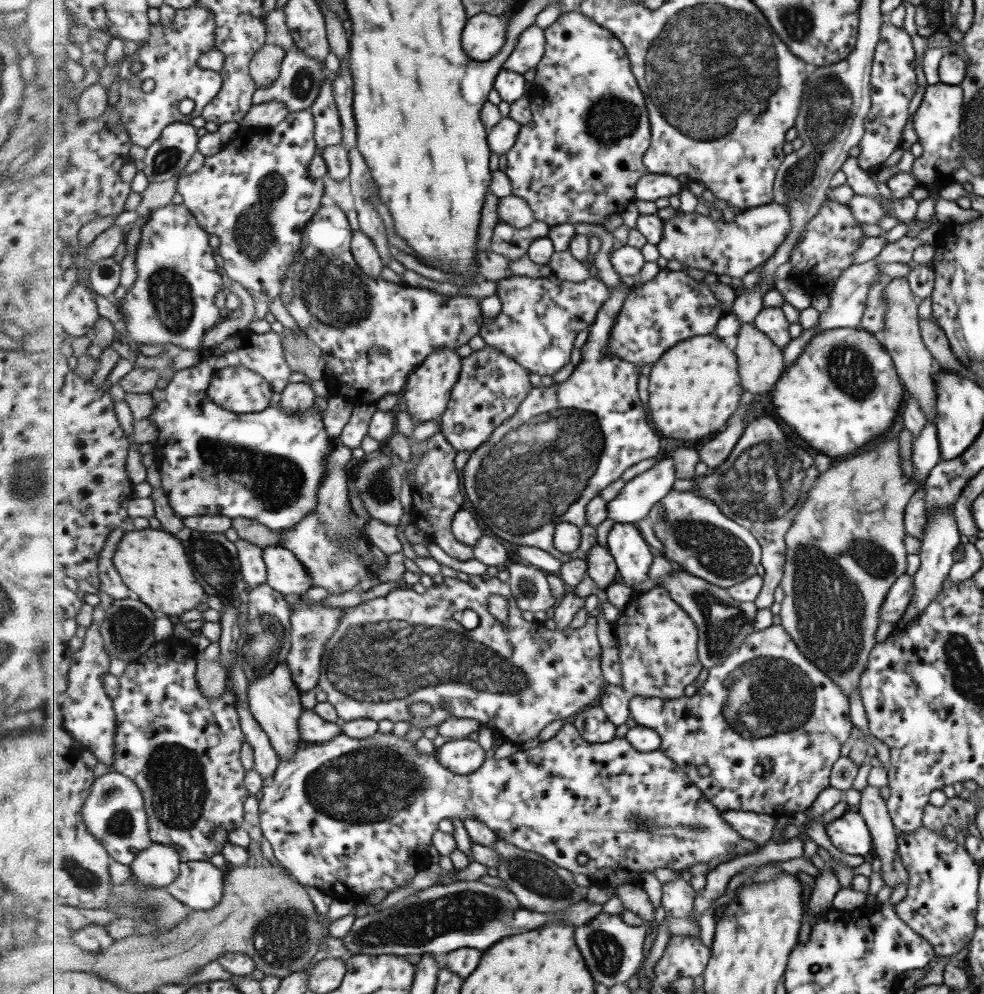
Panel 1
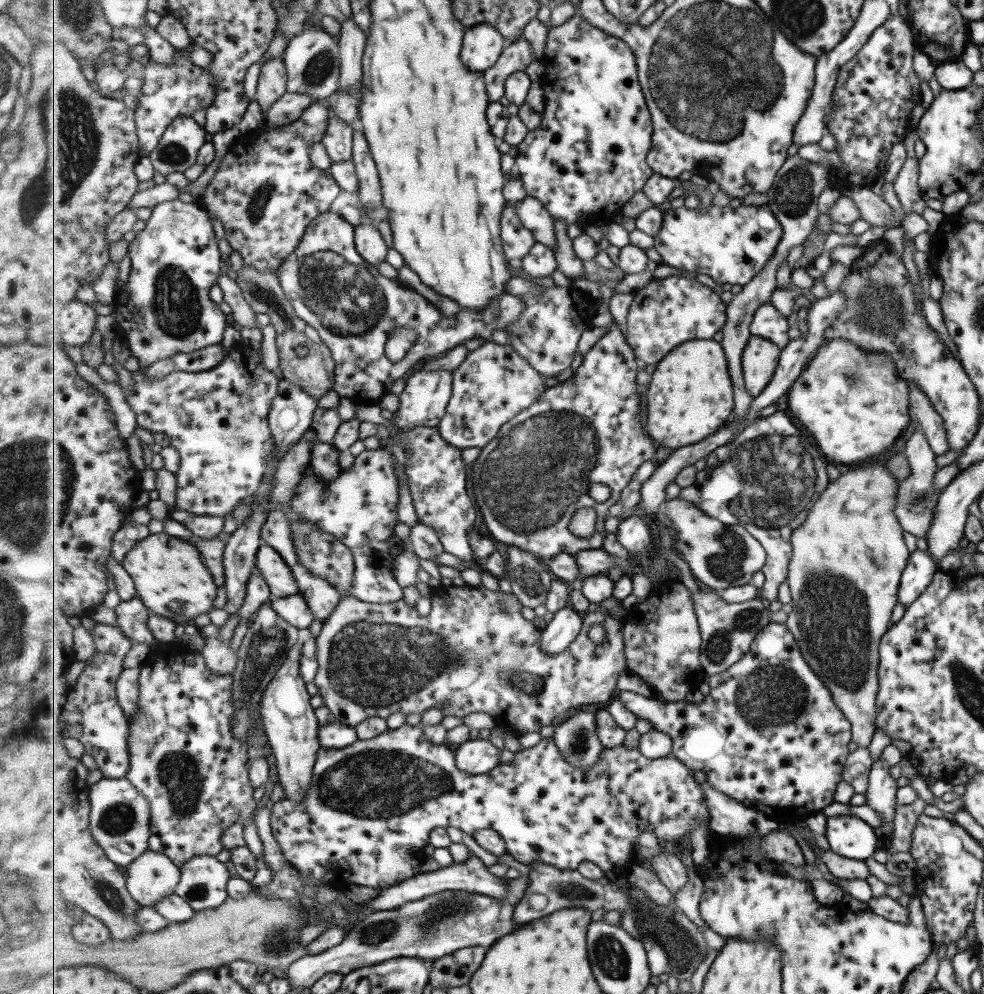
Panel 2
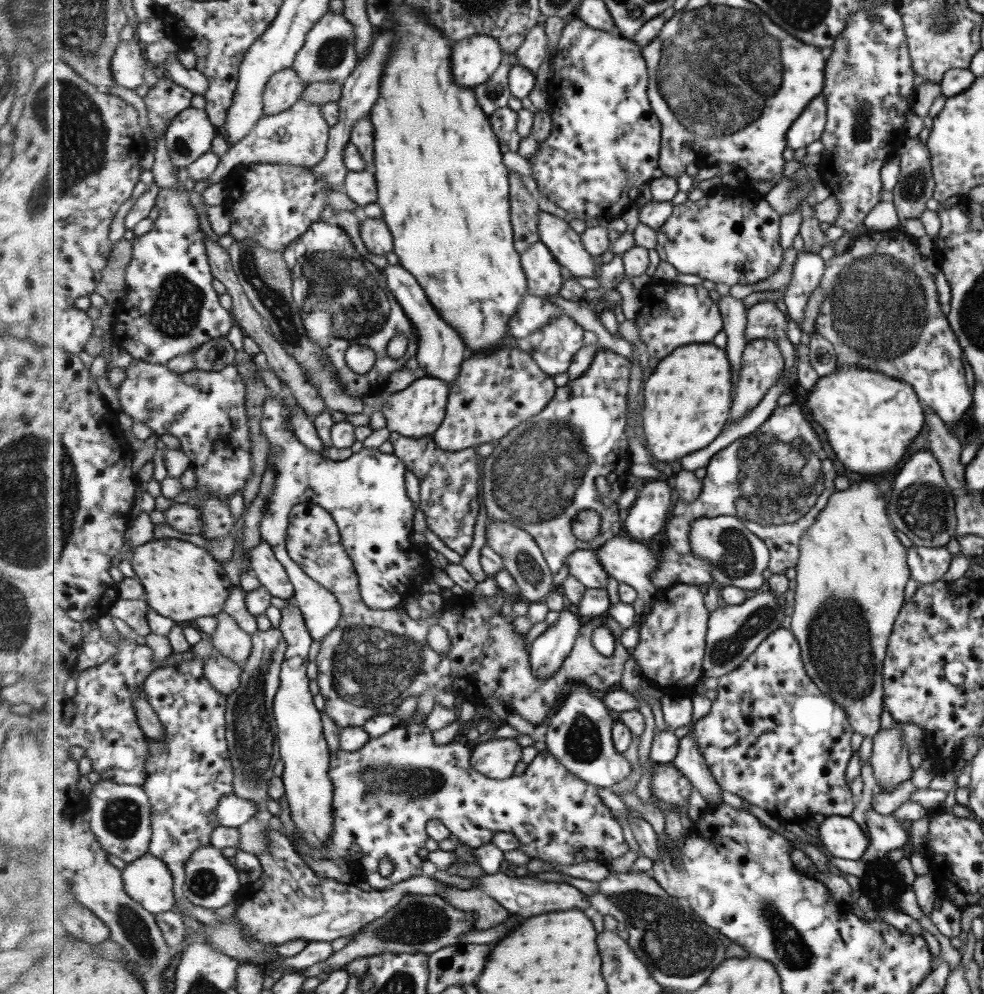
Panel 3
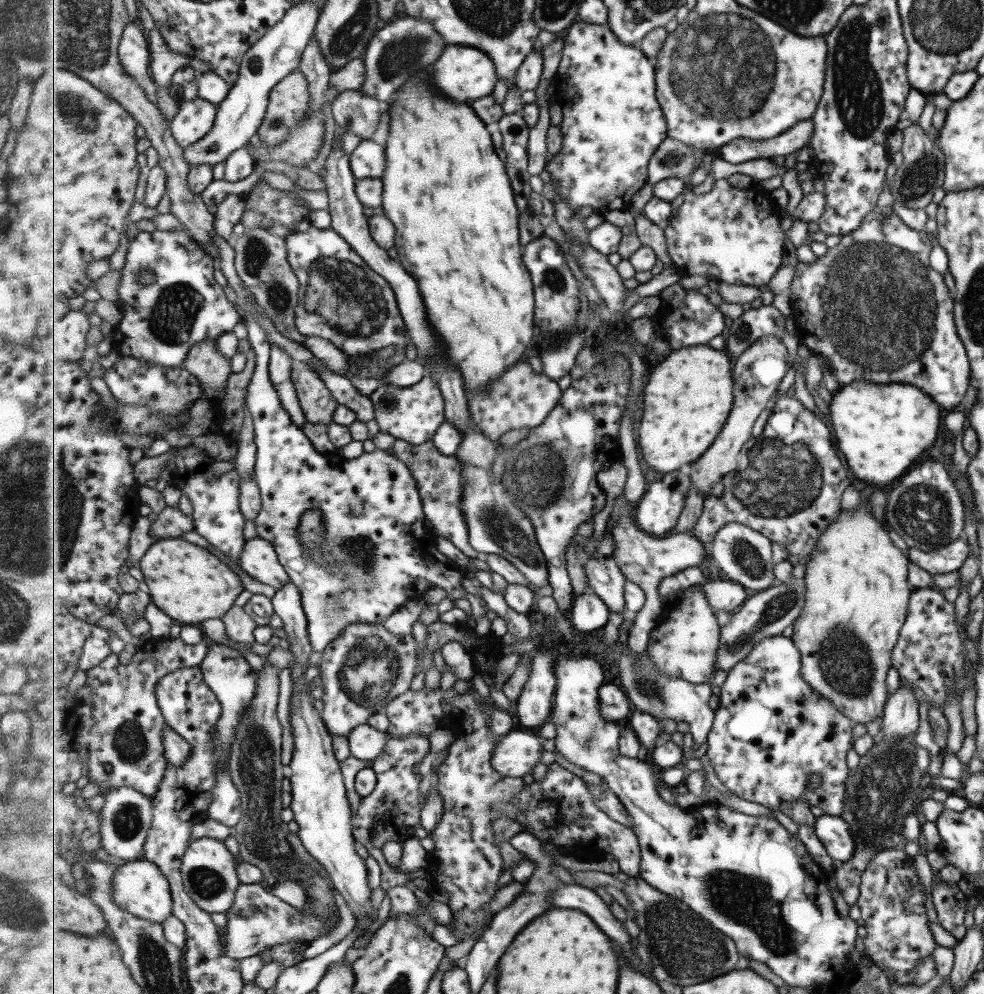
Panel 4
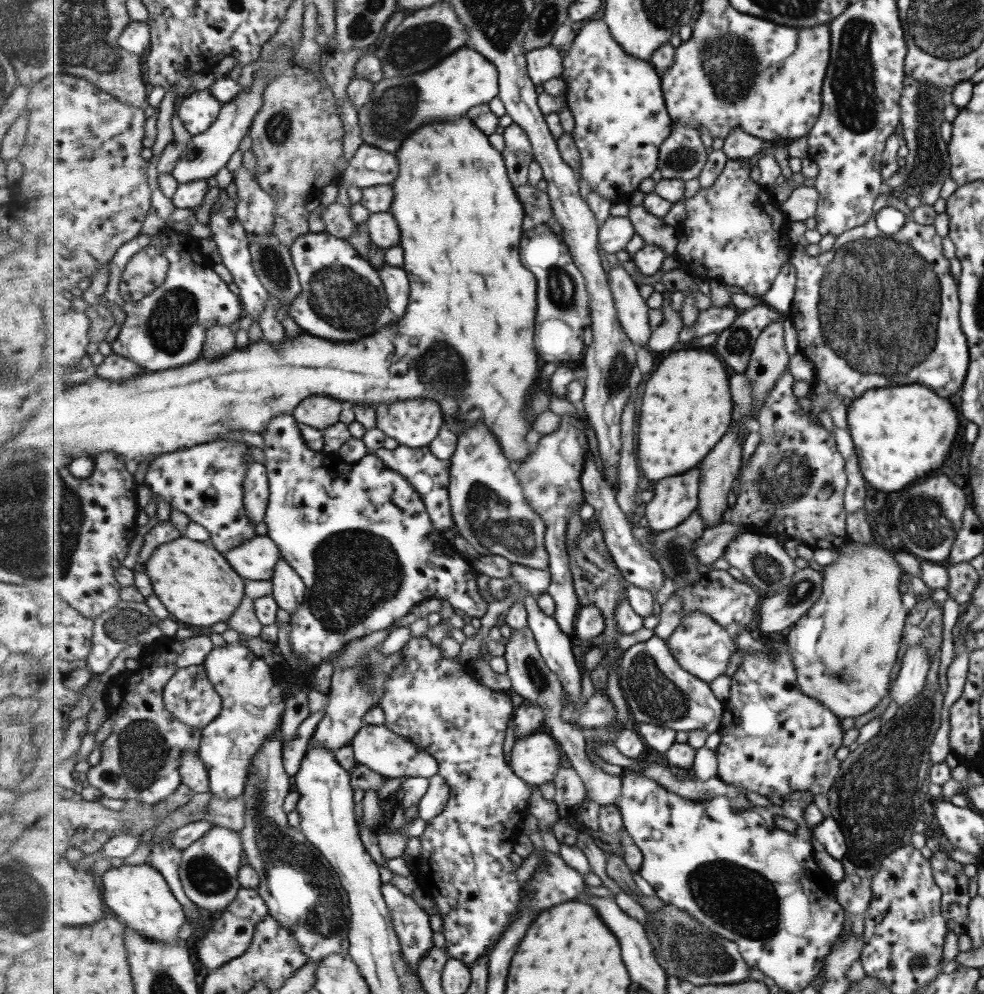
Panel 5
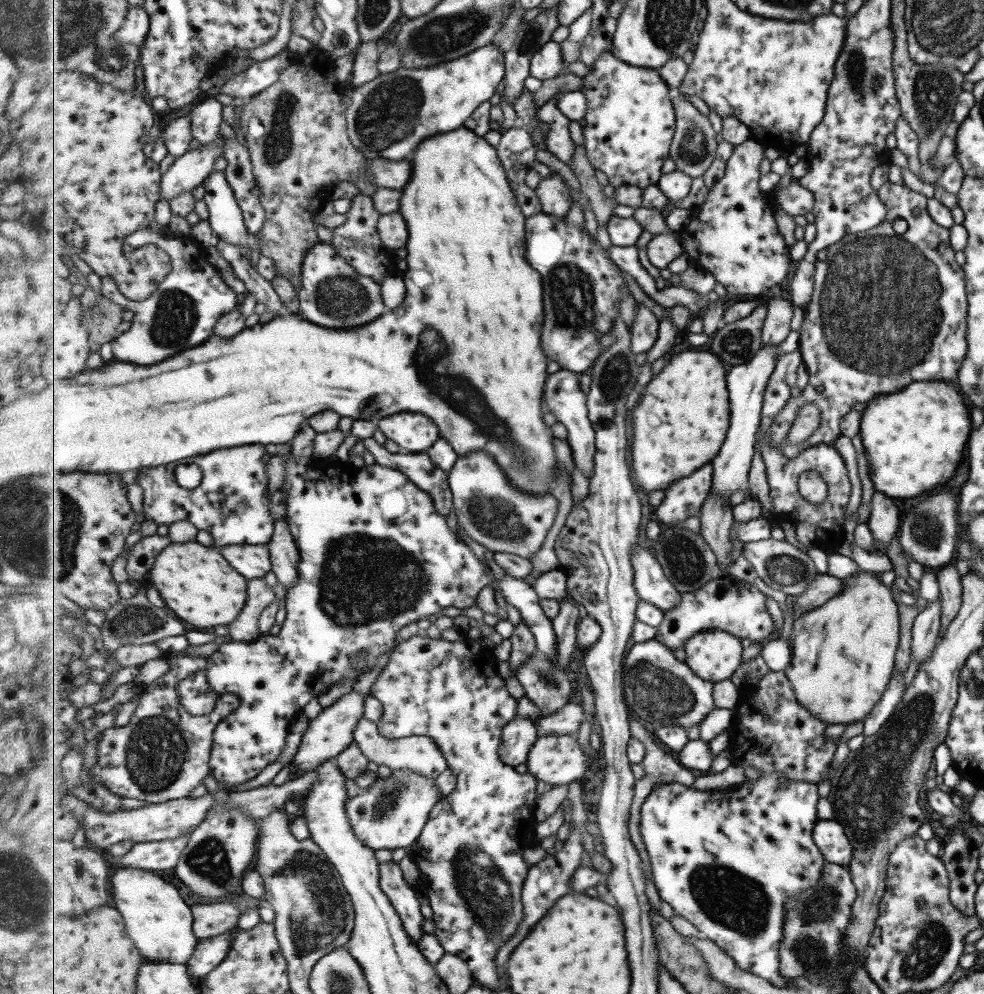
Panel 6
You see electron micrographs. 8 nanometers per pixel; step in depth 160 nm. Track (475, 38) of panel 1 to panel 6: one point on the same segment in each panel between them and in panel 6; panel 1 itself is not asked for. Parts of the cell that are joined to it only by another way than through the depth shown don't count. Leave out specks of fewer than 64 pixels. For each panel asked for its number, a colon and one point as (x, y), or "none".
2: (483, 44)
3: (476, 59)
4: (466, 73)
5: (467, 79)
6: (389, 117)

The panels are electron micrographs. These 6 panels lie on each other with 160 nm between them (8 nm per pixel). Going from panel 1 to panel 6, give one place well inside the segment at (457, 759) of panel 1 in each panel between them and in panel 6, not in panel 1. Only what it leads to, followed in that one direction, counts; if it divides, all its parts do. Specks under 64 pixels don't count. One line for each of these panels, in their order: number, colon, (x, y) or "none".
2: (478, 756)
3: (497, 759)
4: (519, 752)
5: (535, 758)
6: (557, 760)

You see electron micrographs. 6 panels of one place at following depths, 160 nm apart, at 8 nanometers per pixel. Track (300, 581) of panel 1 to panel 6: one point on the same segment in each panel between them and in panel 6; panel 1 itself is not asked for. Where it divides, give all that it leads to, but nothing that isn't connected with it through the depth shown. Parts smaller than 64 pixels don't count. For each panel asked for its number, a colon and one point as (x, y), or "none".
2: (282, 583)
3: (272, 574)
4: (259, 559)
5: (256, 560)
6: (254, 561)

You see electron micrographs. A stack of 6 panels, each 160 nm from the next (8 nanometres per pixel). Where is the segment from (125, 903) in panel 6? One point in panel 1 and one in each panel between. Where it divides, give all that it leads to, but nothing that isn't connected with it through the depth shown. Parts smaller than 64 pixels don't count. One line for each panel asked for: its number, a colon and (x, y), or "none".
1: (159, 866)
2: (151, 877)
3: (149, 880)
4: (140, 886)
5: (139, 894)

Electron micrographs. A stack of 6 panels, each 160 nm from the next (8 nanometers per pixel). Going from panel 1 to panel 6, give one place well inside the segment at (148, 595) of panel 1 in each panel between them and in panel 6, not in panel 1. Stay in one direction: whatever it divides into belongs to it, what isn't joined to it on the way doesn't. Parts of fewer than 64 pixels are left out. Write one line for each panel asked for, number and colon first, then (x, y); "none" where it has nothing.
2: (172, 580)
3: (183, 581)
4: (187, 582)
5: (198, 586)
6: (199, 585)

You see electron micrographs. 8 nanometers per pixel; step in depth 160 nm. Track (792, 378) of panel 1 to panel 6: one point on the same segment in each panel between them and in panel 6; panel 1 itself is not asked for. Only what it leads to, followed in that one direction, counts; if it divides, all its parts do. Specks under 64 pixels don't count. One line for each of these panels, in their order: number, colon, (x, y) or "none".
2: (854, 403)
3: (867, 418)
4: (881, 429)
5: (900, 434)
6: (912, 440)

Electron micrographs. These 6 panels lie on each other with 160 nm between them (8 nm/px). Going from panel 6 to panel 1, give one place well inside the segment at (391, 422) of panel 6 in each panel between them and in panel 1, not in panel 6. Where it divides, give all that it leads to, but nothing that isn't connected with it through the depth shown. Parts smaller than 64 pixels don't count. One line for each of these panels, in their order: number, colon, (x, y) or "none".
1: (428, 392)
2: (424, 402)
3: (419, 410)
4: (415, 413)
5: (416, 423)

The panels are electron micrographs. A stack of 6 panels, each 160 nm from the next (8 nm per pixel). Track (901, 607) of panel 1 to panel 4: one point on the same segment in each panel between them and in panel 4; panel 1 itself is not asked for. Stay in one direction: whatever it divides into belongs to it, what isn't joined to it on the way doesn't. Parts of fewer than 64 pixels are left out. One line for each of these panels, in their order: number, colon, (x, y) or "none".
2: (918, 572)
3: (926, 565)
4: (950, 558)

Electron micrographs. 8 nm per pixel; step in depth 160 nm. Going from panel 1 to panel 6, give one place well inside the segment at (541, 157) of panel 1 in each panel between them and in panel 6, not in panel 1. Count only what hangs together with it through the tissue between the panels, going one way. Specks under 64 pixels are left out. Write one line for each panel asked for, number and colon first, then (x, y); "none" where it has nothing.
2: (589, 156)
3: (605, 144)
4: (613, 124)
5: (617, 101)
6: (628, 131)

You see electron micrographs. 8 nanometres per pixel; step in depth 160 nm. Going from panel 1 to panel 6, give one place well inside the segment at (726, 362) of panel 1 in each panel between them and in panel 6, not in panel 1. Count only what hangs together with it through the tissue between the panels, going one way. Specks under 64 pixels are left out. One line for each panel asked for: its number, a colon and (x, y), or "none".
2: (691, 397)
3: (688, 401)
4: (690, 396)
5: (688, 407)
6: (680, 425)

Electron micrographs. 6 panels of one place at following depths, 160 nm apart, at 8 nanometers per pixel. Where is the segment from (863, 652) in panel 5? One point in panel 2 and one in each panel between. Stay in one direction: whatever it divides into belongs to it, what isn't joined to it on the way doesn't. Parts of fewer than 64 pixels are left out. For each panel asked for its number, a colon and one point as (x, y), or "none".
2: (848, 557)
3: (850, 579)
4: (857, 594)

